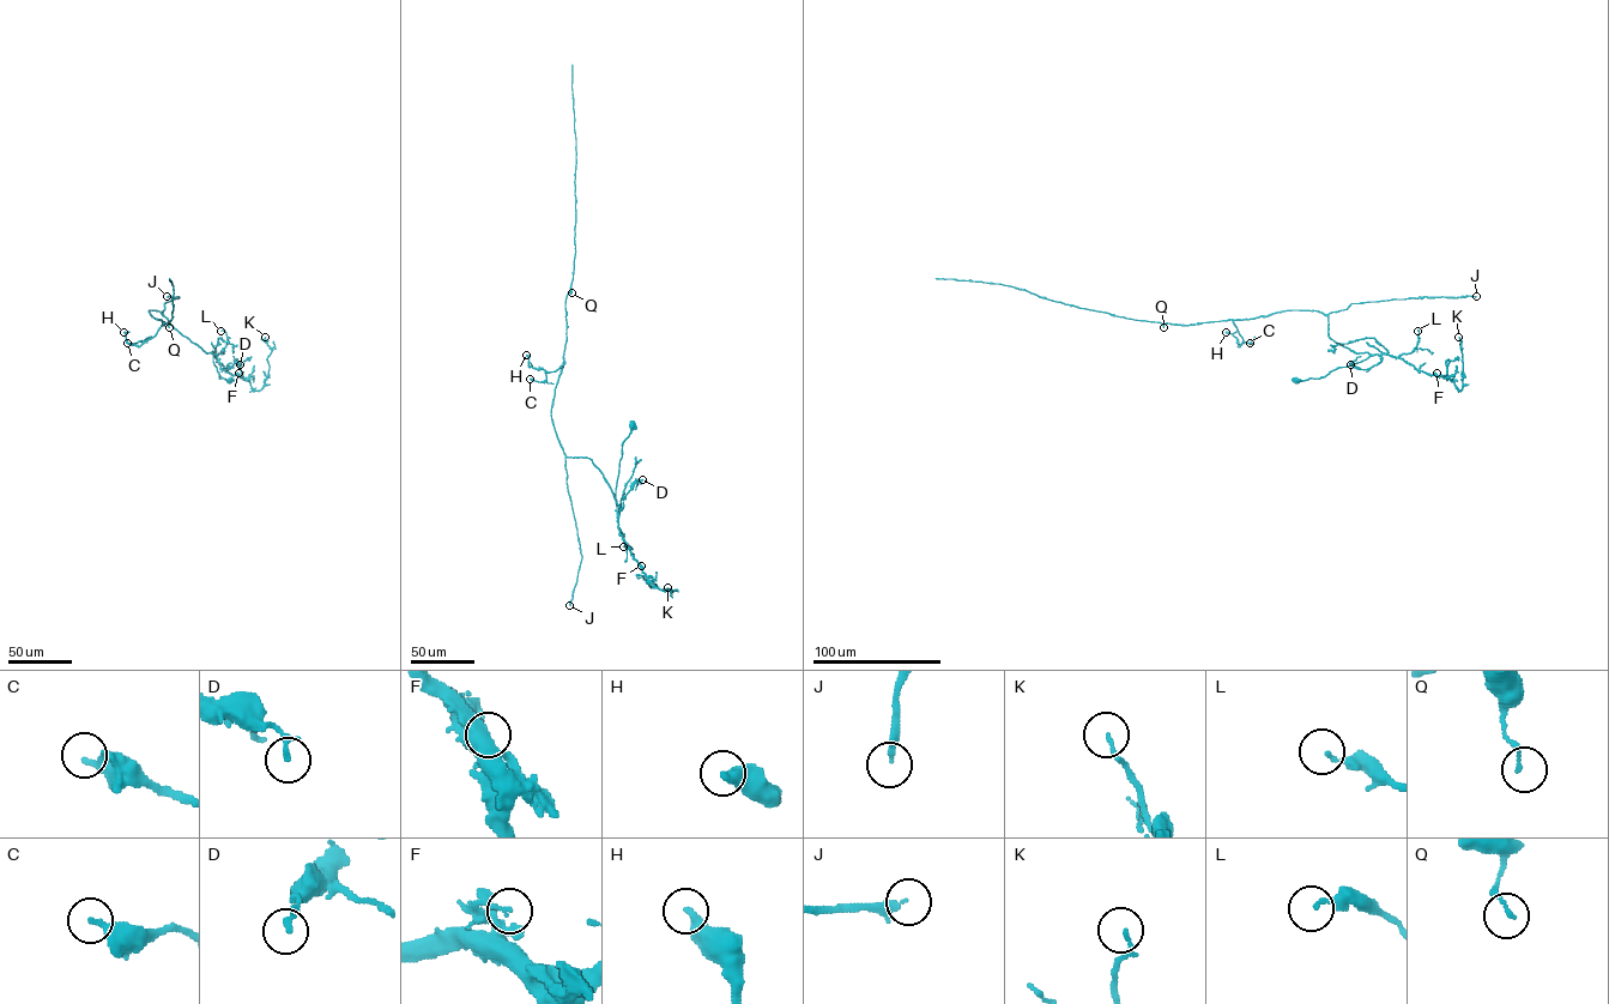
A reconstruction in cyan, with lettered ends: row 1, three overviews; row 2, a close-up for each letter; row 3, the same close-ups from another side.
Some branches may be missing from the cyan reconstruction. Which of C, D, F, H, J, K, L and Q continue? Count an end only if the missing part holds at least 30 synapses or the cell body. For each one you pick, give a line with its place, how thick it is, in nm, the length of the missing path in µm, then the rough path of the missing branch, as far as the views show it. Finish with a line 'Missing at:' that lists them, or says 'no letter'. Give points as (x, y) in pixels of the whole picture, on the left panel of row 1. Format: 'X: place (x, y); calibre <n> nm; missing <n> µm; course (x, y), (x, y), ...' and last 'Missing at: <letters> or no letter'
J: place (167, 296); calibre 240 nm; missing 60 µm
Missing at: J

